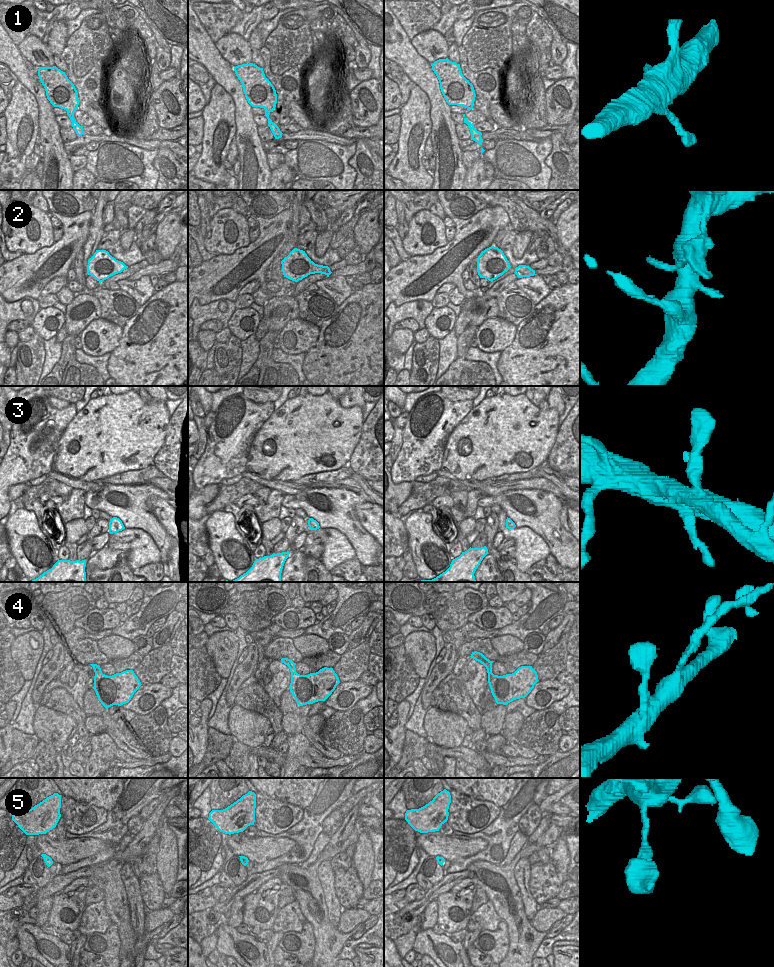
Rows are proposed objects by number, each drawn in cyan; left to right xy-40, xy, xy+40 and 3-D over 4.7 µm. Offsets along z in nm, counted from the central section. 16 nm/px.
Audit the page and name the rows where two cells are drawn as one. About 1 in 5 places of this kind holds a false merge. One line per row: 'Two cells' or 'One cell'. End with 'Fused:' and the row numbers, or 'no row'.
1: One cell
2: One cell
3: One cell
4: Two cells
5: Two cells
Fused: 4, 5.

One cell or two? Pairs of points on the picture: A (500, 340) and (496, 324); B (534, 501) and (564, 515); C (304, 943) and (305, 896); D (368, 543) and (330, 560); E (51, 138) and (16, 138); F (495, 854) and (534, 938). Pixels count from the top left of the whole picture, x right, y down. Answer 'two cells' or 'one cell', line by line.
A: one cell
B: two cells
C: two cells
D: two cells
E: two cells
F: two cells

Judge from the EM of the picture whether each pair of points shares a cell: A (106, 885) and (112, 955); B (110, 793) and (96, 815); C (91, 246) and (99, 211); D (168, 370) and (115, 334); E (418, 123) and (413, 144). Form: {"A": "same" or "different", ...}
{"A": "different", "B": "different", "C": "same", "D": "different", "E": "same"}

